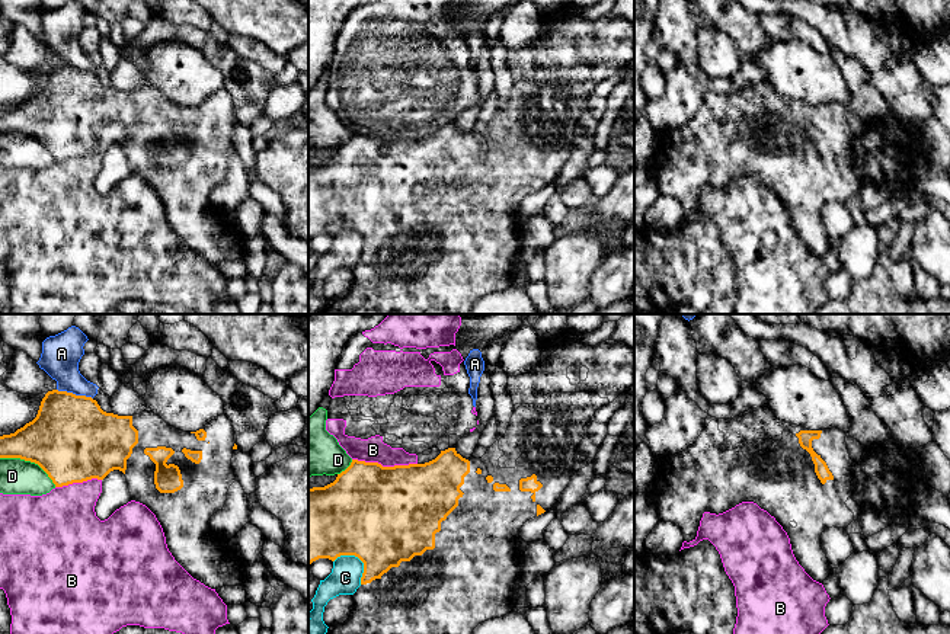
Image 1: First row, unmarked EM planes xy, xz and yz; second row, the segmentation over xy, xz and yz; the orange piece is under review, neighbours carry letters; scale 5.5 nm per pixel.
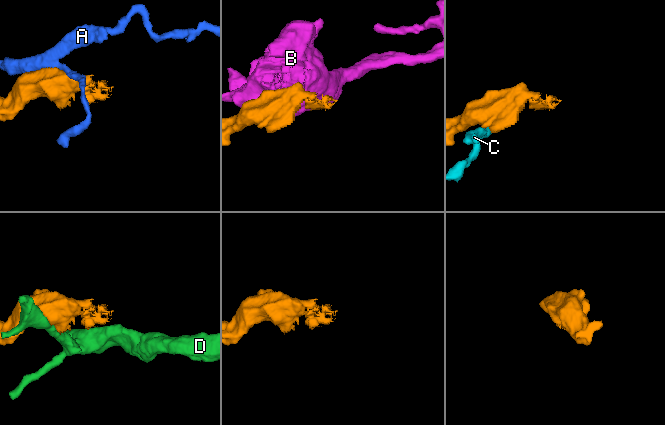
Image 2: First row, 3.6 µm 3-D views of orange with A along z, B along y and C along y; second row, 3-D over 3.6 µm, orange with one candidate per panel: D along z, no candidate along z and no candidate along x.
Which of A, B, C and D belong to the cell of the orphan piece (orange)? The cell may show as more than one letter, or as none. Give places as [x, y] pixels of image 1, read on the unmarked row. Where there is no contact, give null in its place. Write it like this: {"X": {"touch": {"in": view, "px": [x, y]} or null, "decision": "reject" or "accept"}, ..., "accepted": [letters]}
{"A": {"touch": {"in": "xy", "px": [74, 69]}, "decision": "reject"}, "B": {"touch": {"in": "xz", "px": [384, 141]}, "decision": "reject"}, "C": {"touch": {"in": "xz", "px": [361, 234]}, "decision": "reject"}, "D": {"touch": {"in": "xy", "px": [29, 134]}, "decision": "reject"}, "accepted": []}

